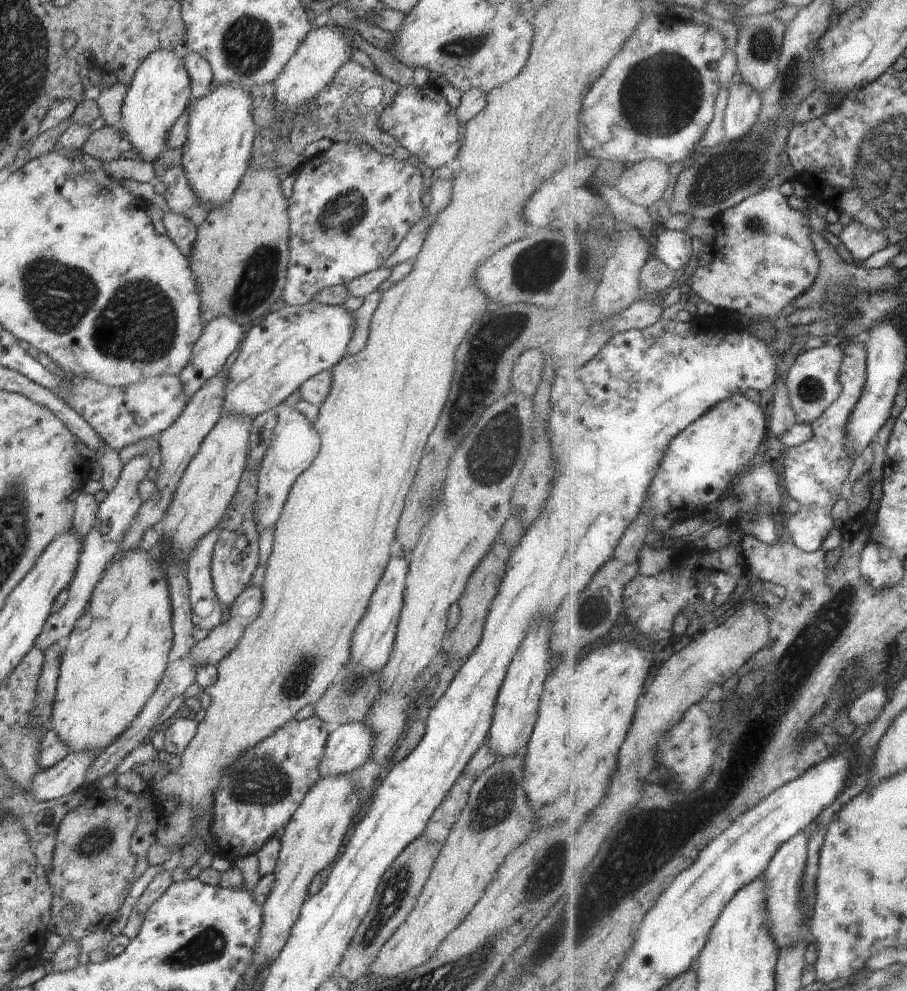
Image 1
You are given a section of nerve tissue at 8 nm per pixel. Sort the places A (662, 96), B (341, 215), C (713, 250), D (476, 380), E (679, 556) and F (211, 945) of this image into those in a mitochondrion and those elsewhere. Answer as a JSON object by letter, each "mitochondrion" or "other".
{"A":"mitochondrion","B":"mitochondrion","C":"other","D":"mitochondrion","E":"other","F":"mitochondrion"}

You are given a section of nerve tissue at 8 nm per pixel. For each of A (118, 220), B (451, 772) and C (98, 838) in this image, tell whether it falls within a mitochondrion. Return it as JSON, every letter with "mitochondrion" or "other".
{"A":"other","B":"other","C":"mitochondrion"}

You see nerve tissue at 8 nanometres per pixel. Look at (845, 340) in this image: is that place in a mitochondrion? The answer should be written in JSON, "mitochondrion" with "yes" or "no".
{"mitochondrion":"no"}

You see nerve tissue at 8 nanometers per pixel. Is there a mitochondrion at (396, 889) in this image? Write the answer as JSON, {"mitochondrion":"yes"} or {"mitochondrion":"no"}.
{"mitochondrion":"yes"}

